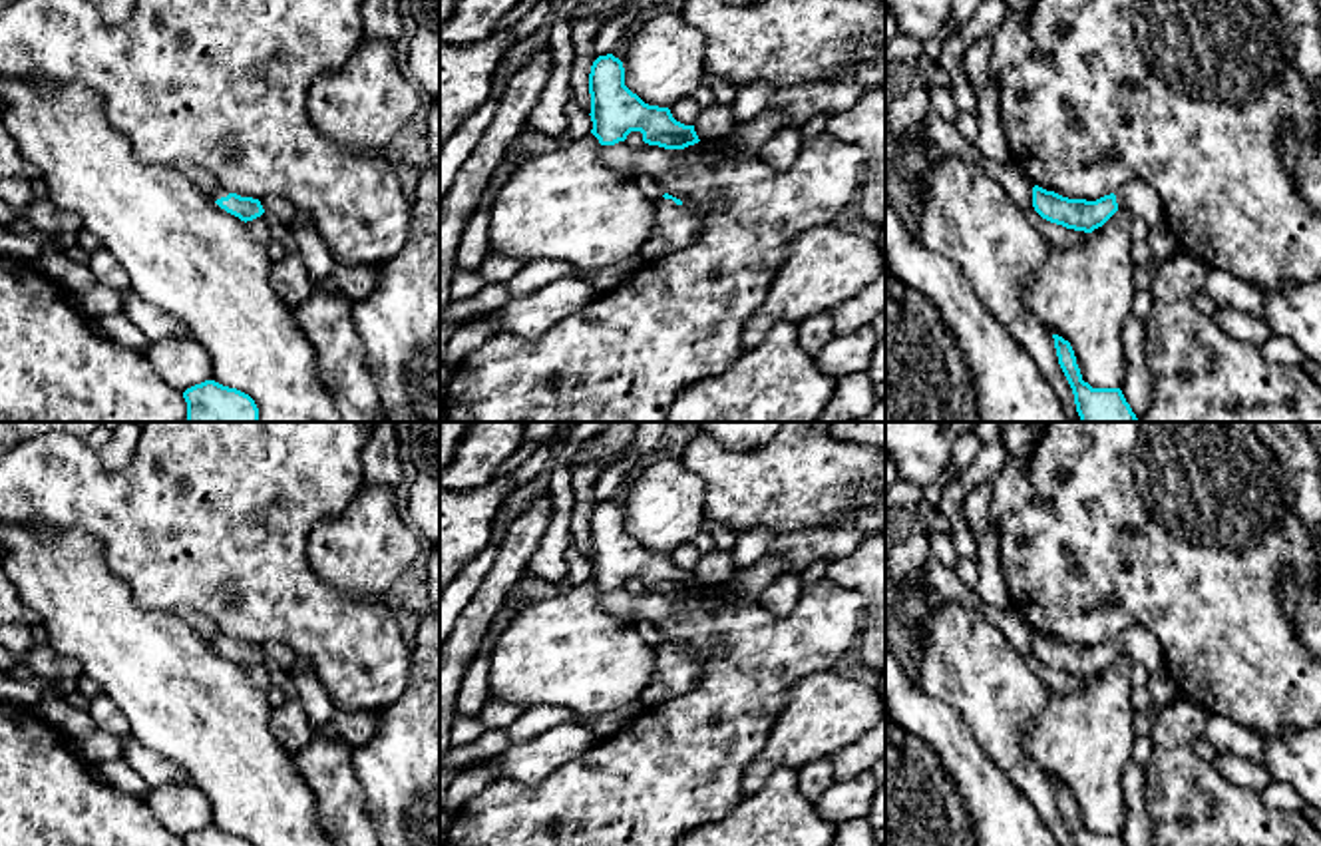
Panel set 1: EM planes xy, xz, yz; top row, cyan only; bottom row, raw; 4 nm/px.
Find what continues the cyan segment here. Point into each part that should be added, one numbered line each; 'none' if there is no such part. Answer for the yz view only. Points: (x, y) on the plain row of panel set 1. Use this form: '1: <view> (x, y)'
1: yz (1138, 643)

